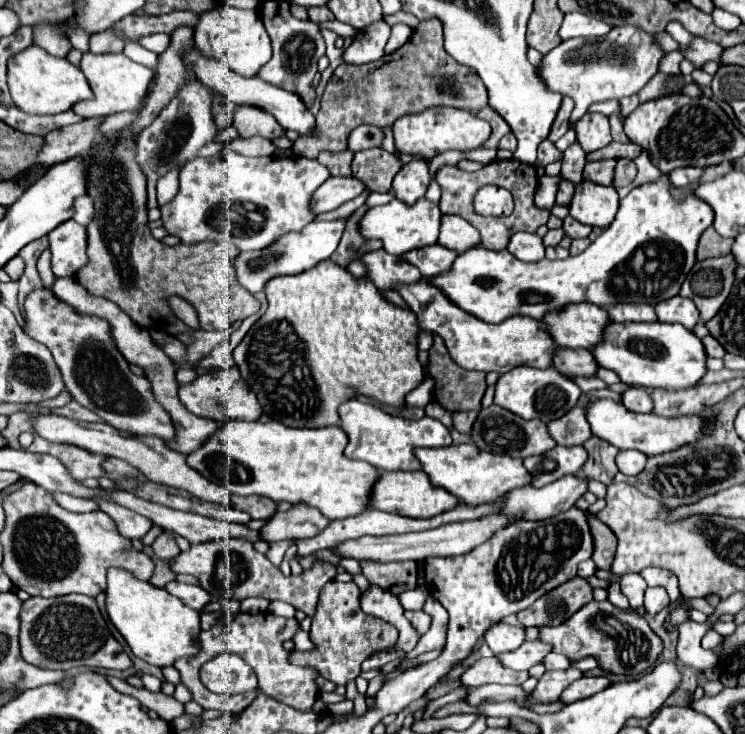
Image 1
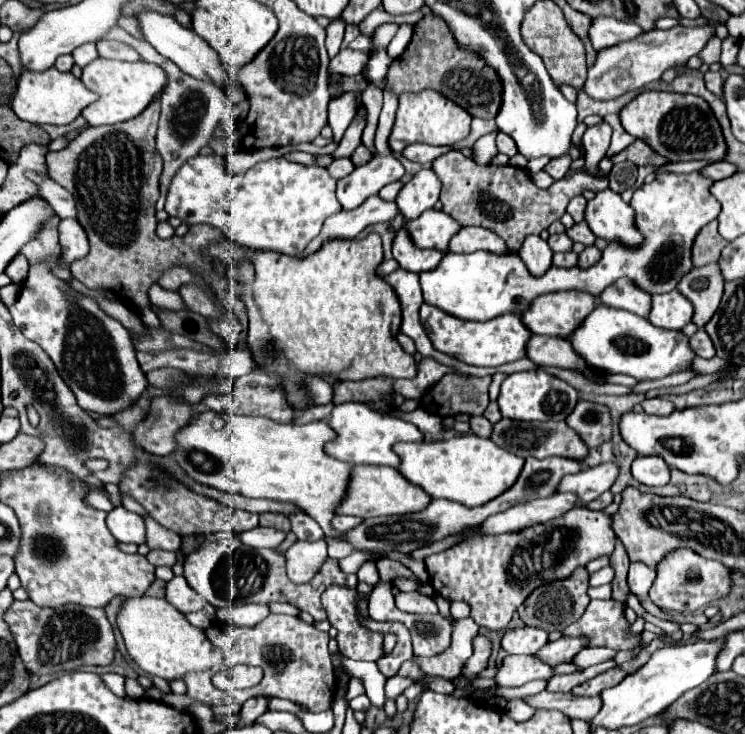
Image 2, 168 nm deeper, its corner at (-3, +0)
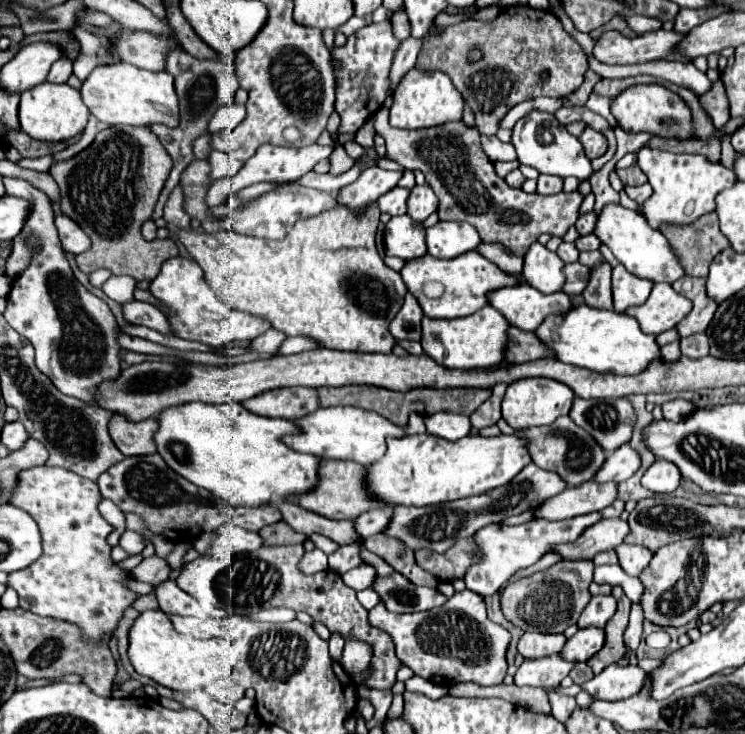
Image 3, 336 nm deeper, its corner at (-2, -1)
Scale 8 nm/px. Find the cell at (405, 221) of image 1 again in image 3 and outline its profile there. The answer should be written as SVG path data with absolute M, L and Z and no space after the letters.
M438 221L434 227L426 229L426 235L430 255L440 259L454 259L462 253L474 251L482 243L478 231L470 223Z

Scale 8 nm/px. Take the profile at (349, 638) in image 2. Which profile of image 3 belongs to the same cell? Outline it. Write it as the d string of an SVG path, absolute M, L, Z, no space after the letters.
M346 641L340 663L350 675L366 671L366 667L370 663L370 645L366 645L362 641Z

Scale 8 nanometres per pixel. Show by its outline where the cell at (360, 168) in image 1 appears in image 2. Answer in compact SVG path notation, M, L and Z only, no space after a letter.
M359 146L359 148L353 152L353 156L351 156L351 162L353 162L355 166L363 166L363 164L367 164L371 158L373 158L371 150L369 150L367 146Z

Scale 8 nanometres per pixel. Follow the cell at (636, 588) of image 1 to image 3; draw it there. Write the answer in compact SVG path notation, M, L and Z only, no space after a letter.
M628 543L618 545L616 553L618 553L618 559L620 559L622 569L624 569L626 573L634 575L634 577L638 577L638 573L650 563L650 559L652 559L652 555L654 555L654 553L650 553L650 549L646 549L646 547L628 545Z

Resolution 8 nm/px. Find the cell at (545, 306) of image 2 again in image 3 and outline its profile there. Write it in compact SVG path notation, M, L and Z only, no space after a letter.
M526 283L496 289L490 295L490 305L498 309L510 325L522 331L534 331L544 317L566 313L572 307L566 293L546 295Z

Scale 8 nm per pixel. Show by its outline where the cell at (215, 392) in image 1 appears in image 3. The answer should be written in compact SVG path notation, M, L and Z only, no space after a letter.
M290 387L266 391L242 403L248 411L264 417L298 419L318 409L318 391L310 387Z

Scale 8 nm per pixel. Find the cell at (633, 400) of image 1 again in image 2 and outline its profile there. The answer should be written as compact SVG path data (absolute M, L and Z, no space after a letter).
M663 398L643 400L641 406L647 414L655 414L655 416L669 416L673 412L673 404L669 400L663 400Z

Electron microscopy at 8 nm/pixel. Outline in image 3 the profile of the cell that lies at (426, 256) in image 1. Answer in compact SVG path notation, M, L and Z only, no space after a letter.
M408 215L392 217L384 229L386 255L402 257L406 261L426 255L426 229Z

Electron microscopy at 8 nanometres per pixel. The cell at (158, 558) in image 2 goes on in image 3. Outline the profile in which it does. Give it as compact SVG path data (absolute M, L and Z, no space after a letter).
M152 555L148 559L144 559L136 569L132 569L132 579L136 581L142 581L142 583L148 583L152 587L158 587L162 581L168 579L170 575L170 565L166 563L166 559L158 557L158 555Z

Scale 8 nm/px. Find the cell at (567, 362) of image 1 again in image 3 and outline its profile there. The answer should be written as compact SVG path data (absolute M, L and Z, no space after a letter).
M508 327L508 345L504 353L506 363L528 363L542 357L554 357L554 353L534 333Z

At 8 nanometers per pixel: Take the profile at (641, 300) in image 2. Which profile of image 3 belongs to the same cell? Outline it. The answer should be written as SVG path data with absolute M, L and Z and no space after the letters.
M616 265L612 269L612 293L614 293L614 309L618 313L624 313L632 305L642 305L650 291L652 281L644 281L636 275L632 275L624 265Z

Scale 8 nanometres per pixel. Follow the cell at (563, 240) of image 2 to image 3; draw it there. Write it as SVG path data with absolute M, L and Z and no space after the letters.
M560 243L558 247L558 257L564 261L564 263L574 263L578 261L578 249L574 243Z

